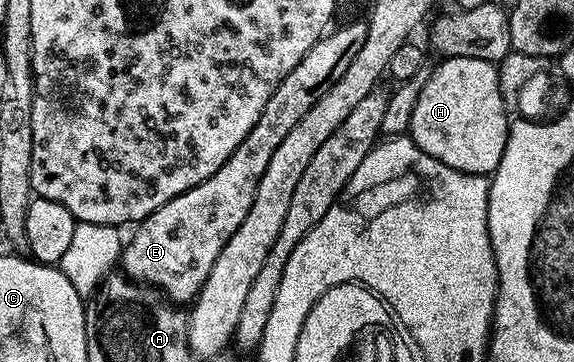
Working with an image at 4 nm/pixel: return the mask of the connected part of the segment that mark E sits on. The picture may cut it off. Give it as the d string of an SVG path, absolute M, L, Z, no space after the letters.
M363 20L335 29L321 37L317 45L310 47L310 51L306 51L298 67L294 67L294 71L290 71L290 75L286 75L286 79L278 83L278 91L270 95L270 103L266 103L258 123L254 123L246 139L238 143L230 159L226 159L226 163L222 163L222 167L218 167L218 171L214 171L210 179L170 199L170 203L158 207L158 211L154 211L135 226L136 234L129 241L127 238L120 254L119 264L125 277L158 287L160 292L173 303L195 301L196 296L200 294L200 289L206 283L206 275L210 275L210 267L214 267L214 259L222 255L222 247L226 247L230 235L234 235L234 231L242 227L242 219L246 219L246 211L250 211L250 203L254 203L254 195L258 191L258 179L262 179L262 171L266 171L266 163L270 163L270 155L278 151L278 143L282 143L282 139L290 135L294 123L298 123L298 119L302 119L302 115L306 115L306 111L310 111L310 107L314 107L314 103L318 103L318 99L322 99L322 95L326 95L326 91L330 91L330 87L334 87L334 83L342 79L346 67L350 67L350 62L354 59L354 55L358 55L362 43L366 43L368 27Z

